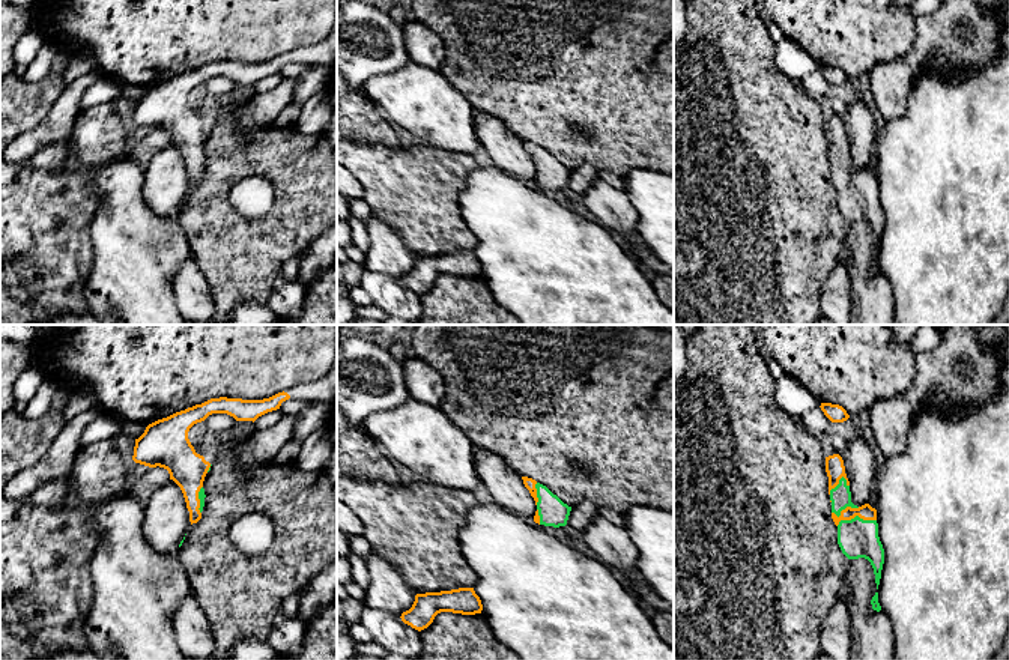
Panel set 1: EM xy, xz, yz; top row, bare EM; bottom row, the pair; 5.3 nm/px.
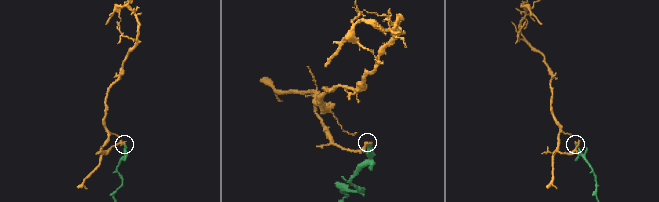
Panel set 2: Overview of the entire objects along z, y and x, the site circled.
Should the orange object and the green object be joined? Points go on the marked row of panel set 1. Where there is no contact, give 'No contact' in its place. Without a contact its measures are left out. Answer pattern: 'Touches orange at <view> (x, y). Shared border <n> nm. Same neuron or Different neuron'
Touches orange at yz (856, 514). Shared border 220 nm. Same neuron

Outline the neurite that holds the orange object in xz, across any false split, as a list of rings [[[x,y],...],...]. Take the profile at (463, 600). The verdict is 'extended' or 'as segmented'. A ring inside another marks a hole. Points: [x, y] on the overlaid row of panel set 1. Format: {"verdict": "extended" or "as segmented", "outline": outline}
{"verdict": "as segmented", "outline": [[[459,588],[441,592],[417,594],[412,607],[401,613],[401,621],[421,631],[427,628],[441,612],[462,615],[481,613],[483,604],[474,588]]]}

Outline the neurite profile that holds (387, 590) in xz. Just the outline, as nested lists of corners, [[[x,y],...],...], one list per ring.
[[[377,555],[367,558],[365,606],[401,616],[415,601],[414,589],[401,573]]]

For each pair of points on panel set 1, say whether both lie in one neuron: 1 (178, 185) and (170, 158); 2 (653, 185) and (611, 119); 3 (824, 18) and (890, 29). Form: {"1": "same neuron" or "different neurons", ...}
{"1": "same neuron", "2": "different neurons", "3": "same neuron"}

